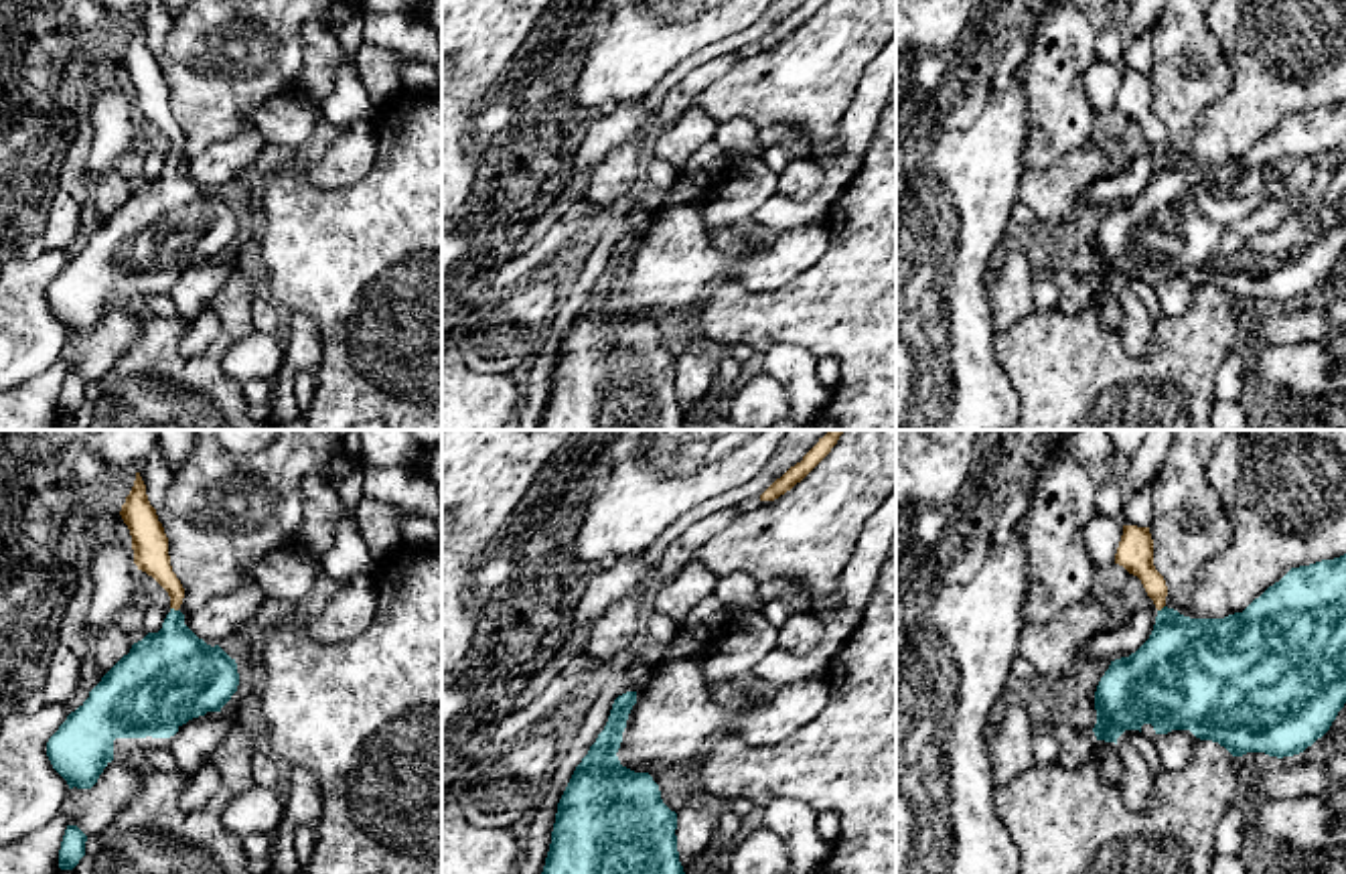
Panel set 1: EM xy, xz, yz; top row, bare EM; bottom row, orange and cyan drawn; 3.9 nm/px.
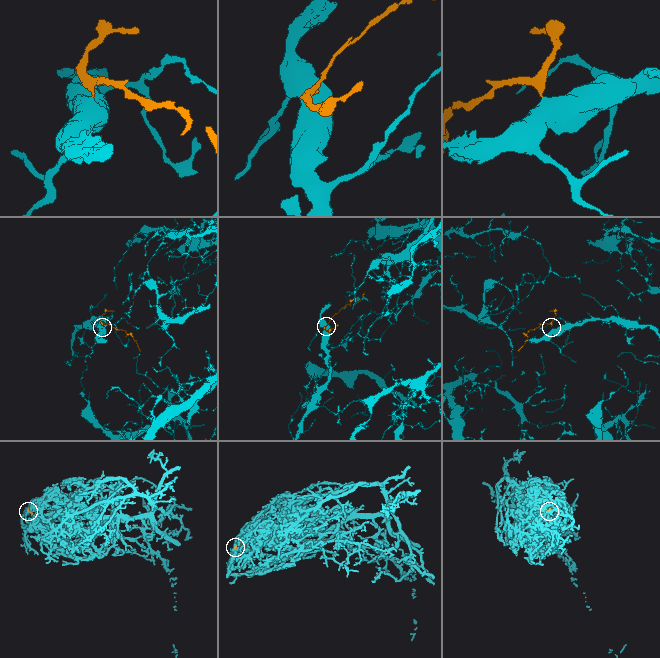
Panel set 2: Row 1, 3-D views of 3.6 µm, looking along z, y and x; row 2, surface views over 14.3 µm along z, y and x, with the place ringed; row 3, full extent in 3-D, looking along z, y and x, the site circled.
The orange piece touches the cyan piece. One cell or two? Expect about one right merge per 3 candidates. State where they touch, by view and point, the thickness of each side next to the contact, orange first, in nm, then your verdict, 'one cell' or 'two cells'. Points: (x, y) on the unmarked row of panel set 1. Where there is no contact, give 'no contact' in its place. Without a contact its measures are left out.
xy (175, 155) | 140/340 nm | one cell

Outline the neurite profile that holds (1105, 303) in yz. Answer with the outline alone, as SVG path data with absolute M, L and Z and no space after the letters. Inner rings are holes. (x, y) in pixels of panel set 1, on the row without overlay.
M1115 288L1097 290L1093 308L1111 335L1119 335L1123 310Z

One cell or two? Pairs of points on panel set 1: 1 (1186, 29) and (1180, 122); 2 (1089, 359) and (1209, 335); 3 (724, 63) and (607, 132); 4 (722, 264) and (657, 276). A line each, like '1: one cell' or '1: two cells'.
1: one cell
2: one cell
3: one cell
4: one cell

